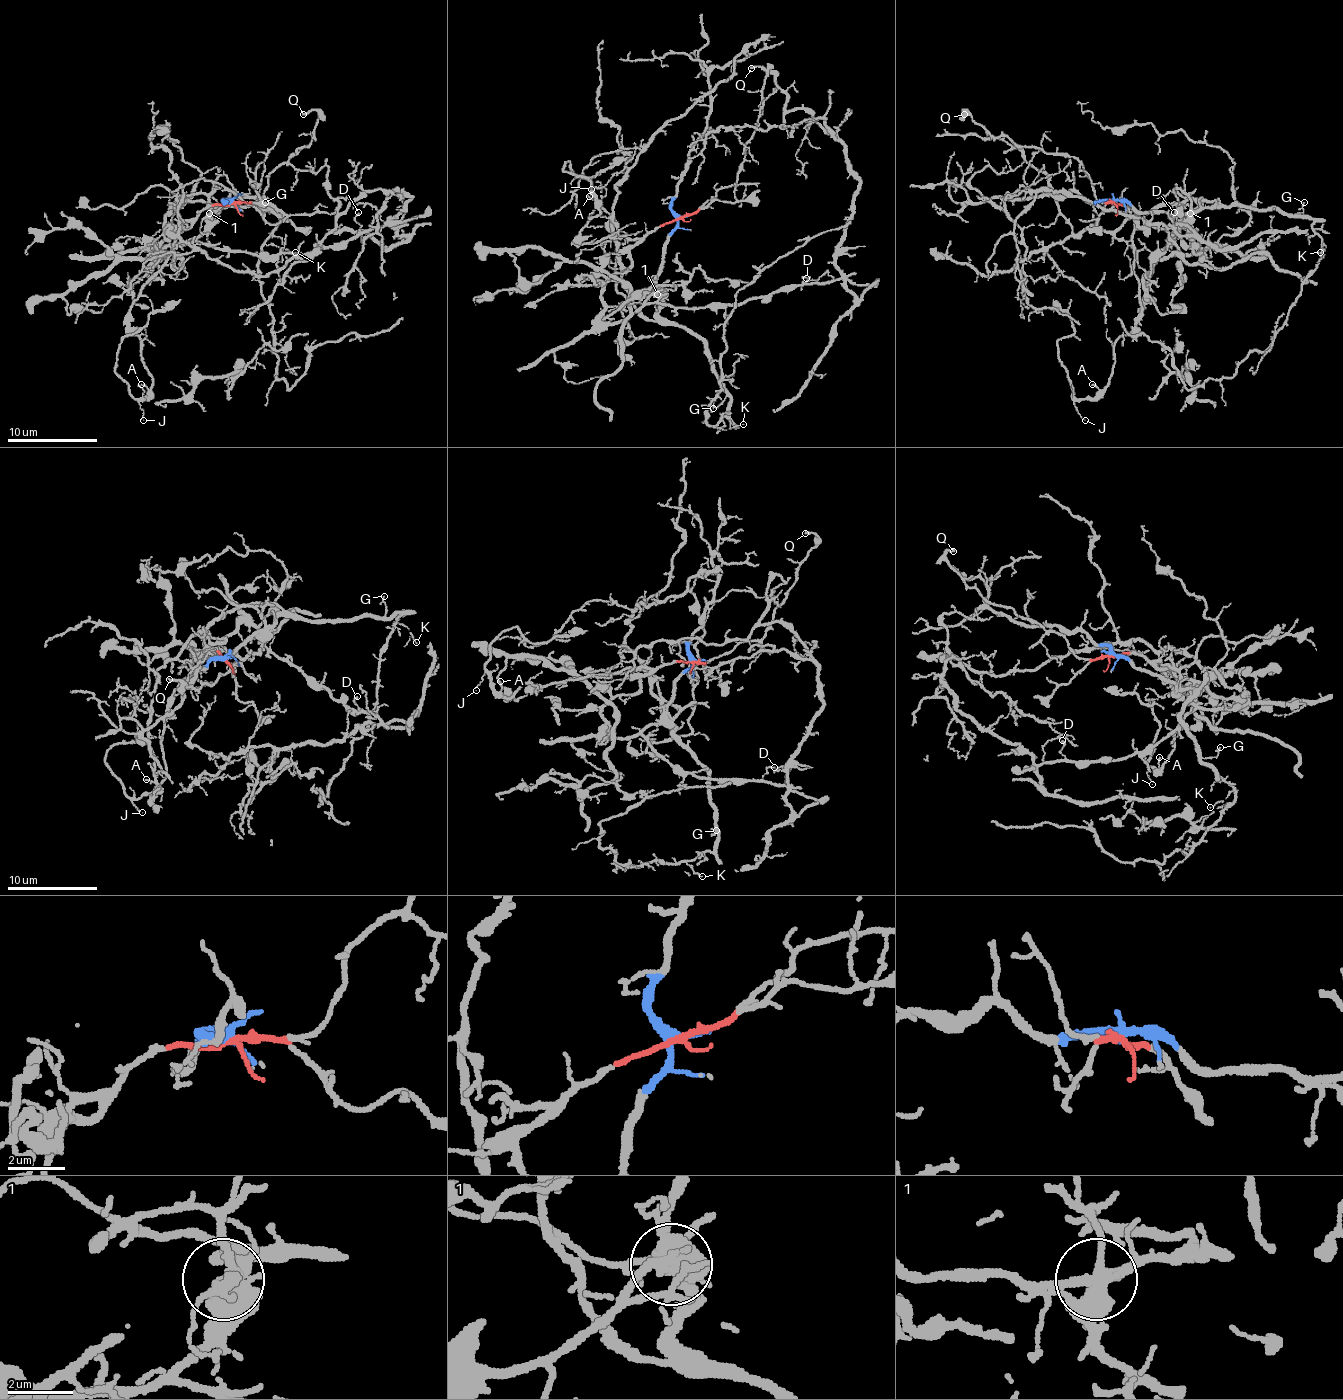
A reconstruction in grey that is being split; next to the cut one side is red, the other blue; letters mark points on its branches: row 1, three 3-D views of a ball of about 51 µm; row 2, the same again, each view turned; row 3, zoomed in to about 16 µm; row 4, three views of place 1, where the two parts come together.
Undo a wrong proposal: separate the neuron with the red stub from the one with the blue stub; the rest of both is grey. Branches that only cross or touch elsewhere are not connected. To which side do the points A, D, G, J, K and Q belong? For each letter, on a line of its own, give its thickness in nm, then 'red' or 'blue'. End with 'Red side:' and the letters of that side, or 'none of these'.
A: calibre 130 nm; red
D: calibre 90 nm; red
G: calibre 120 nm; blue
J: calibre 70 nm; red
K: calibre 60 nm; blue
Q: calibre 160 nm; red
Red side: A, D, J, Q

